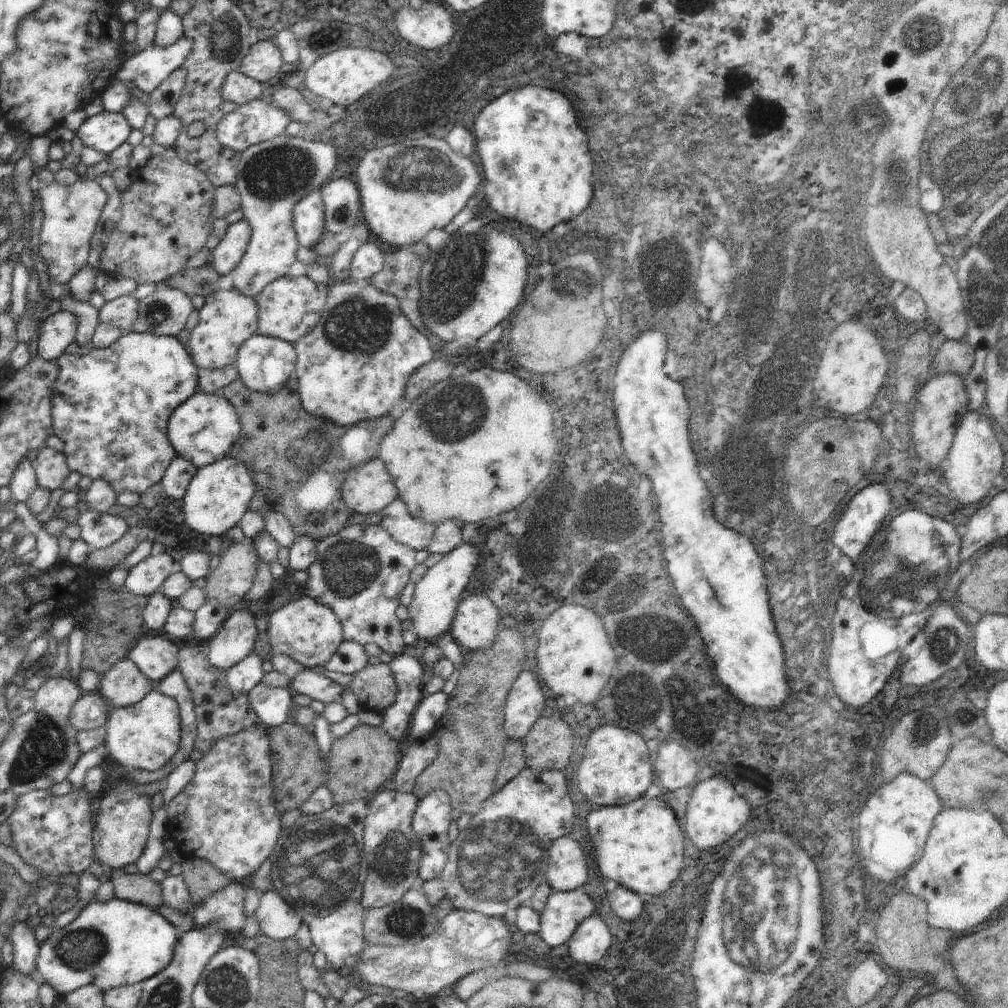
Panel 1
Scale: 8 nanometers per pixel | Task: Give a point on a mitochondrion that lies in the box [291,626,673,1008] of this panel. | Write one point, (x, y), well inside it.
(495, 865)

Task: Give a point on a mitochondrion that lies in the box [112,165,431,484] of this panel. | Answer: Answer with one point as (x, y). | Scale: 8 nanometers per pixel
(356, 323)

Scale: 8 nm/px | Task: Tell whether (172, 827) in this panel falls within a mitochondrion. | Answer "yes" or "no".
no

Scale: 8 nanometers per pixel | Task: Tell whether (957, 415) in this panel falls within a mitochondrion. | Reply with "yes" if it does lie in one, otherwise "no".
no

